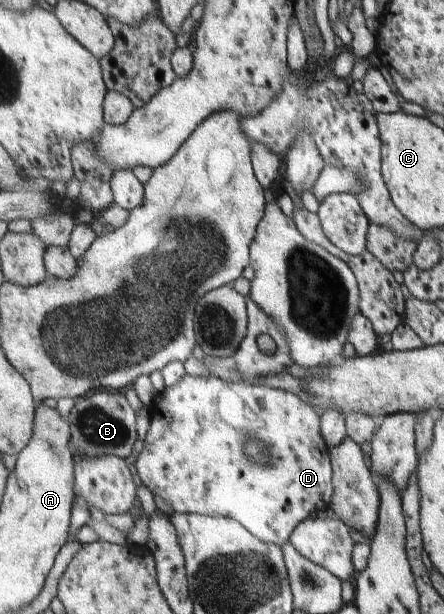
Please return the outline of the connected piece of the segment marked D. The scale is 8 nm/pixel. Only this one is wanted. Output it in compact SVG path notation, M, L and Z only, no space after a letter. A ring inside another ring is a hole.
M186 374L182 381L176 385L164 387L161 394L154 402L154 408L151 410L151 426L144 440L143 449L136 461L137 473L142 481L154 495L160 496L166 503L180 513L206 514L209 516L233 517L242 522L254 535L257 535L262 541L275 543L283 546L290 542L294 530L311 515L314 516L318 509L330 507L335 493L333 482L333 460L331 457L331 448L323 435L321 434L321 415L314 407L307 404L298 394L290 390L271 388L262 384L249 382L227 382L217 375L194 377ZM256 437L270 451L268 459L264 462L256 462L245 453L245 443L248 438Z

